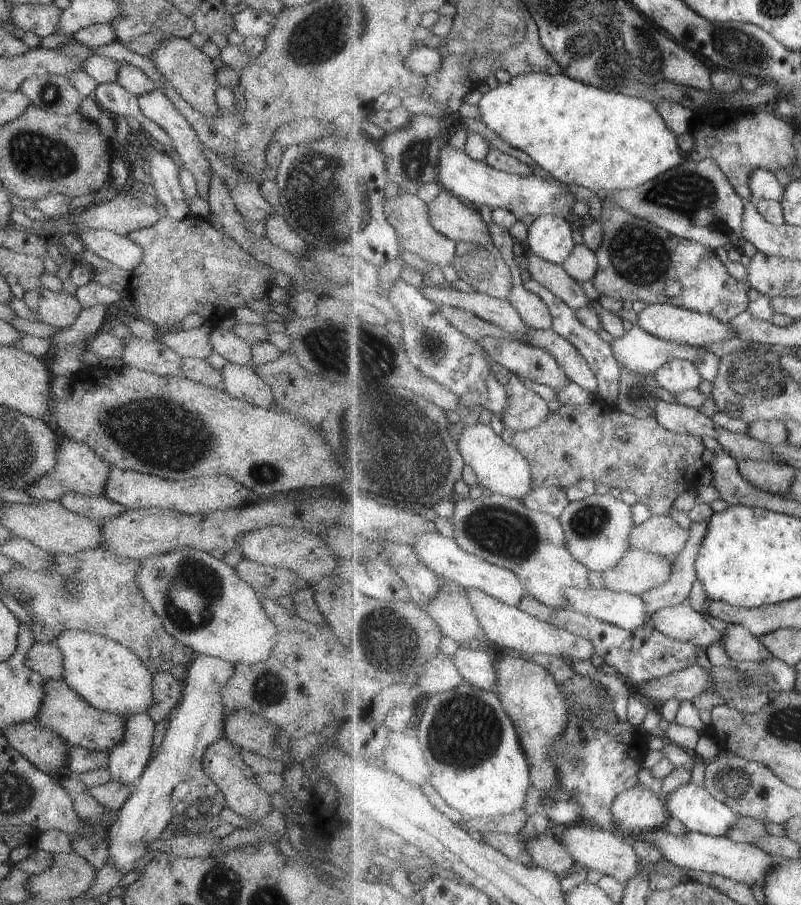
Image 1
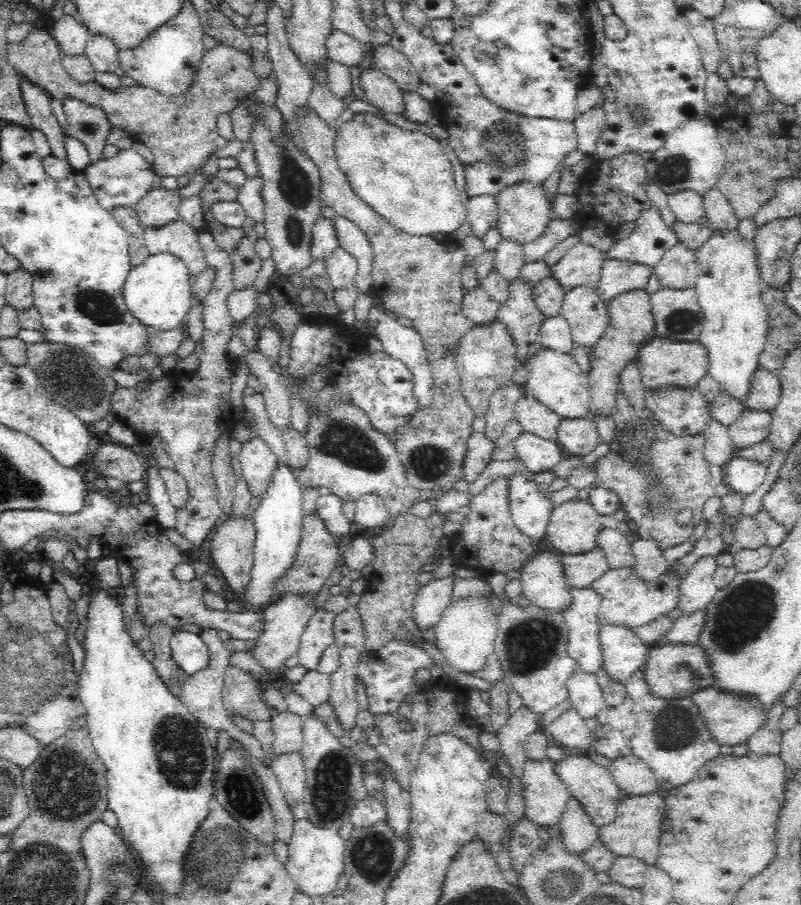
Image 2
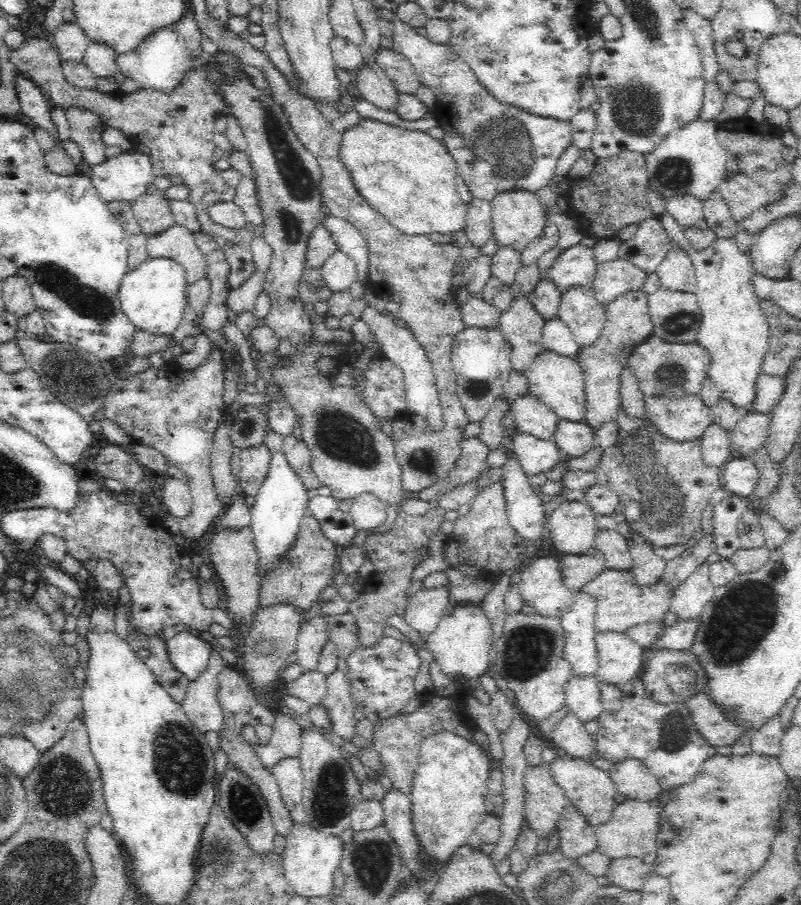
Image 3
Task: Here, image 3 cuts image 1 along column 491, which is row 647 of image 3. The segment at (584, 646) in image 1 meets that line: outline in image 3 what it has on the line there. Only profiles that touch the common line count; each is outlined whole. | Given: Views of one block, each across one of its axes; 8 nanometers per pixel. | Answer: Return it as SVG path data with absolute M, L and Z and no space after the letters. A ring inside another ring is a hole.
M614 631L597 633L594 643L598 668L593 676L597 683L610 684L622 690L627 682L640 676L646 648L640 648L624 633Z

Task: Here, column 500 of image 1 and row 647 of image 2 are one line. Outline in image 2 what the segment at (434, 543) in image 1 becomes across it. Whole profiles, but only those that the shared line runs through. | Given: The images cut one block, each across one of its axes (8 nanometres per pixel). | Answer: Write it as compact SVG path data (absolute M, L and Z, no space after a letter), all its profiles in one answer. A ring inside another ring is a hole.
M589 587L570 588L572 604L563 614L569 632L567 653L577 665L577 671L595 674L601 668L598 640L598 609L600 595Z

